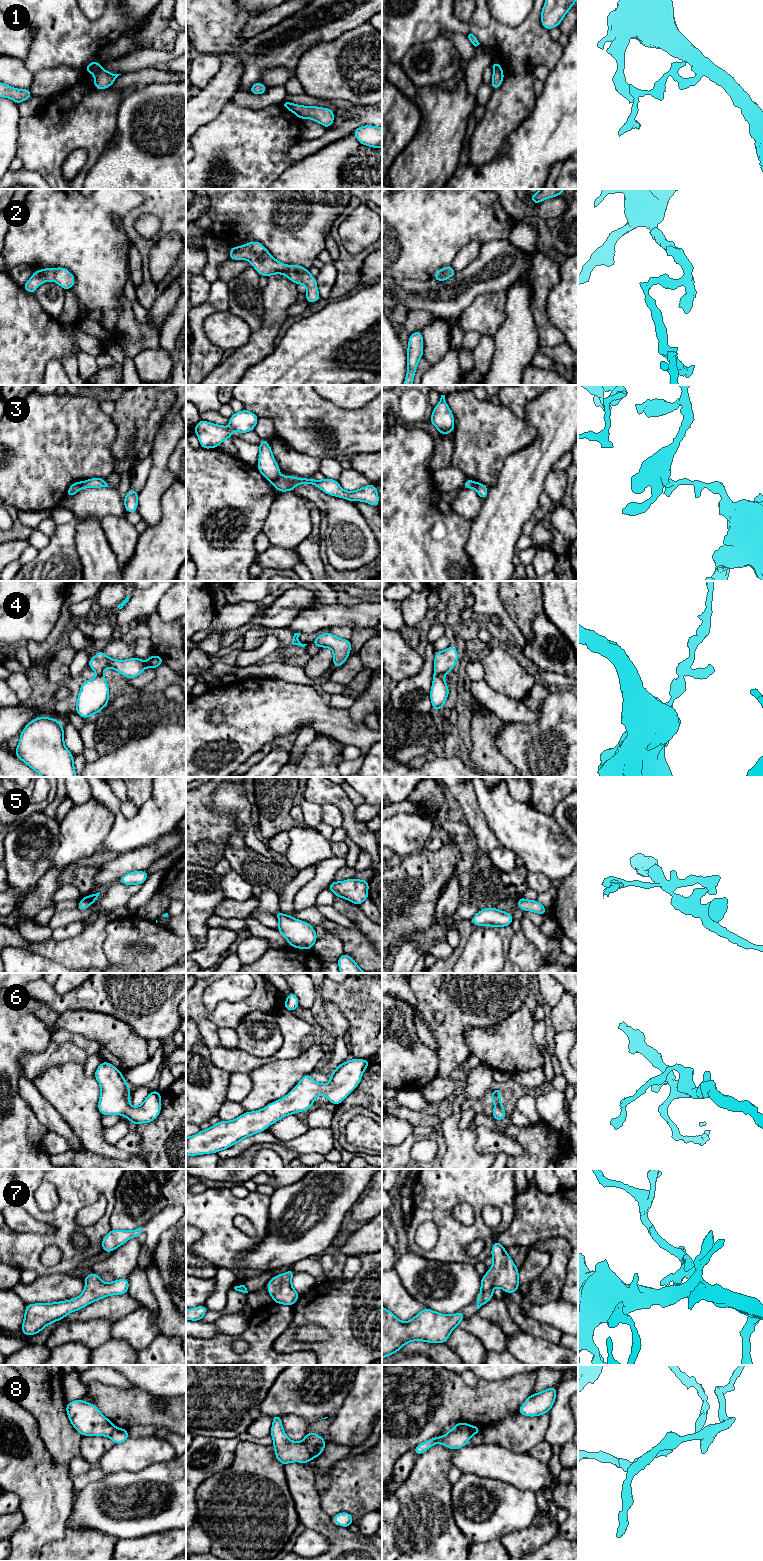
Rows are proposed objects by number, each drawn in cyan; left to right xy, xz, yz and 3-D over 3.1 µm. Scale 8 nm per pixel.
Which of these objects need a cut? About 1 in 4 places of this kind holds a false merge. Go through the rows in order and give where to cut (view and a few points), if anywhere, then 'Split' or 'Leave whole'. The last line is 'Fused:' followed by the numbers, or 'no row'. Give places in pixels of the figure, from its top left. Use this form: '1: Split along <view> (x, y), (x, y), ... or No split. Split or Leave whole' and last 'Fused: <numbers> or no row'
1: Split along xz (293, 104), (290, 110). Split
2: No split. Leave whole
3: Split along xz (278, 475), (270, 481). Split
4: No split. Leave whole
5: No split. Leave whole
6: No split. Leave whole
7: No split. Leave whole
8: Split along yz (454, 1426), (465, 1429), (472, 1435). Split
Fused: 1, 3, 8

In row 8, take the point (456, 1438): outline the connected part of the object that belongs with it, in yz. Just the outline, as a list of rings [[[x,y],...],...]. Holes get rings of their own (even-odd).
[[[452,1427],[448,1433],[444,1434],[441,1437],[435,1436],[428,1441],[420,1443],[413,1449],[413,1451],[416,1455],[419,1456],[437,1443],[442,1444],[451,1450],[460,1449],[467,1445],[471,1437],[472,1435],[468,1431],[457,1427]]]

